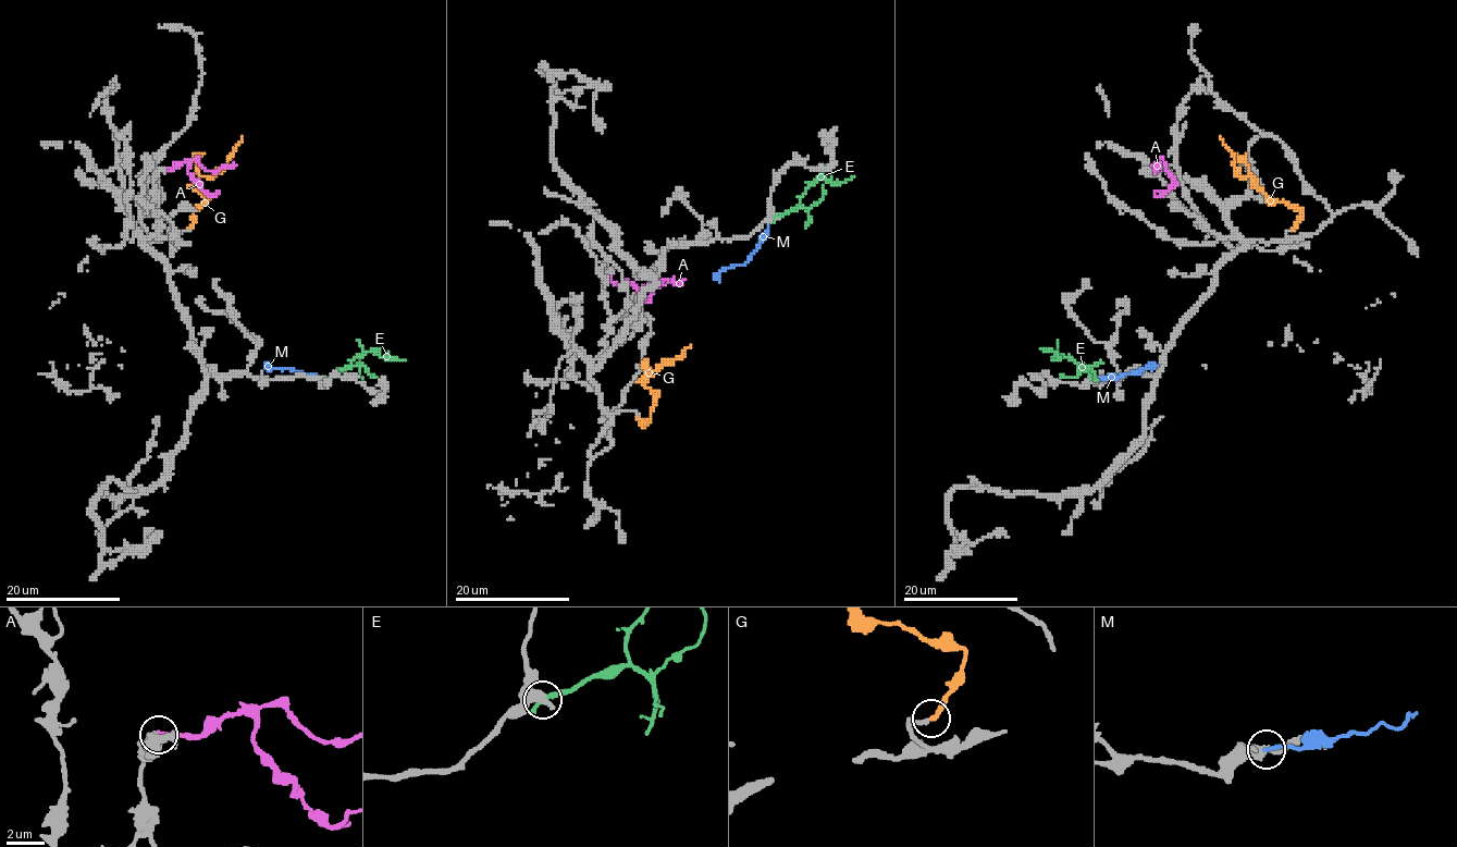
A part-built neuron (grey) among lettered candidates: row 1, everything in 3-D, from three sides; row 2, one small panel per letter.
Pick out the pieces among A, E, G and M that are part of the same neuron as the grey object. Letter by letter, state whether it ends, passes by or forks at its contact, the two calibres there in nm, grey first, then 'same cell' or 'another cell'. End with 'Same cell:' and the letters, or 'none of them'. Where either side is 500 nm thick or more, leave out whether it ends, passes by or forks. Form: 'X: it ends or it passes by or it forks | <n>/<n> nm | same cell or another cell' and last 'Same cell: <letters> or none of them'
A: 850/280 nm | another cell
E: 500/360 nm | another cell
G: it ends | 240/240 nm | same cell
M: it ends | 380/200 nm | another cell
Same cell: G

